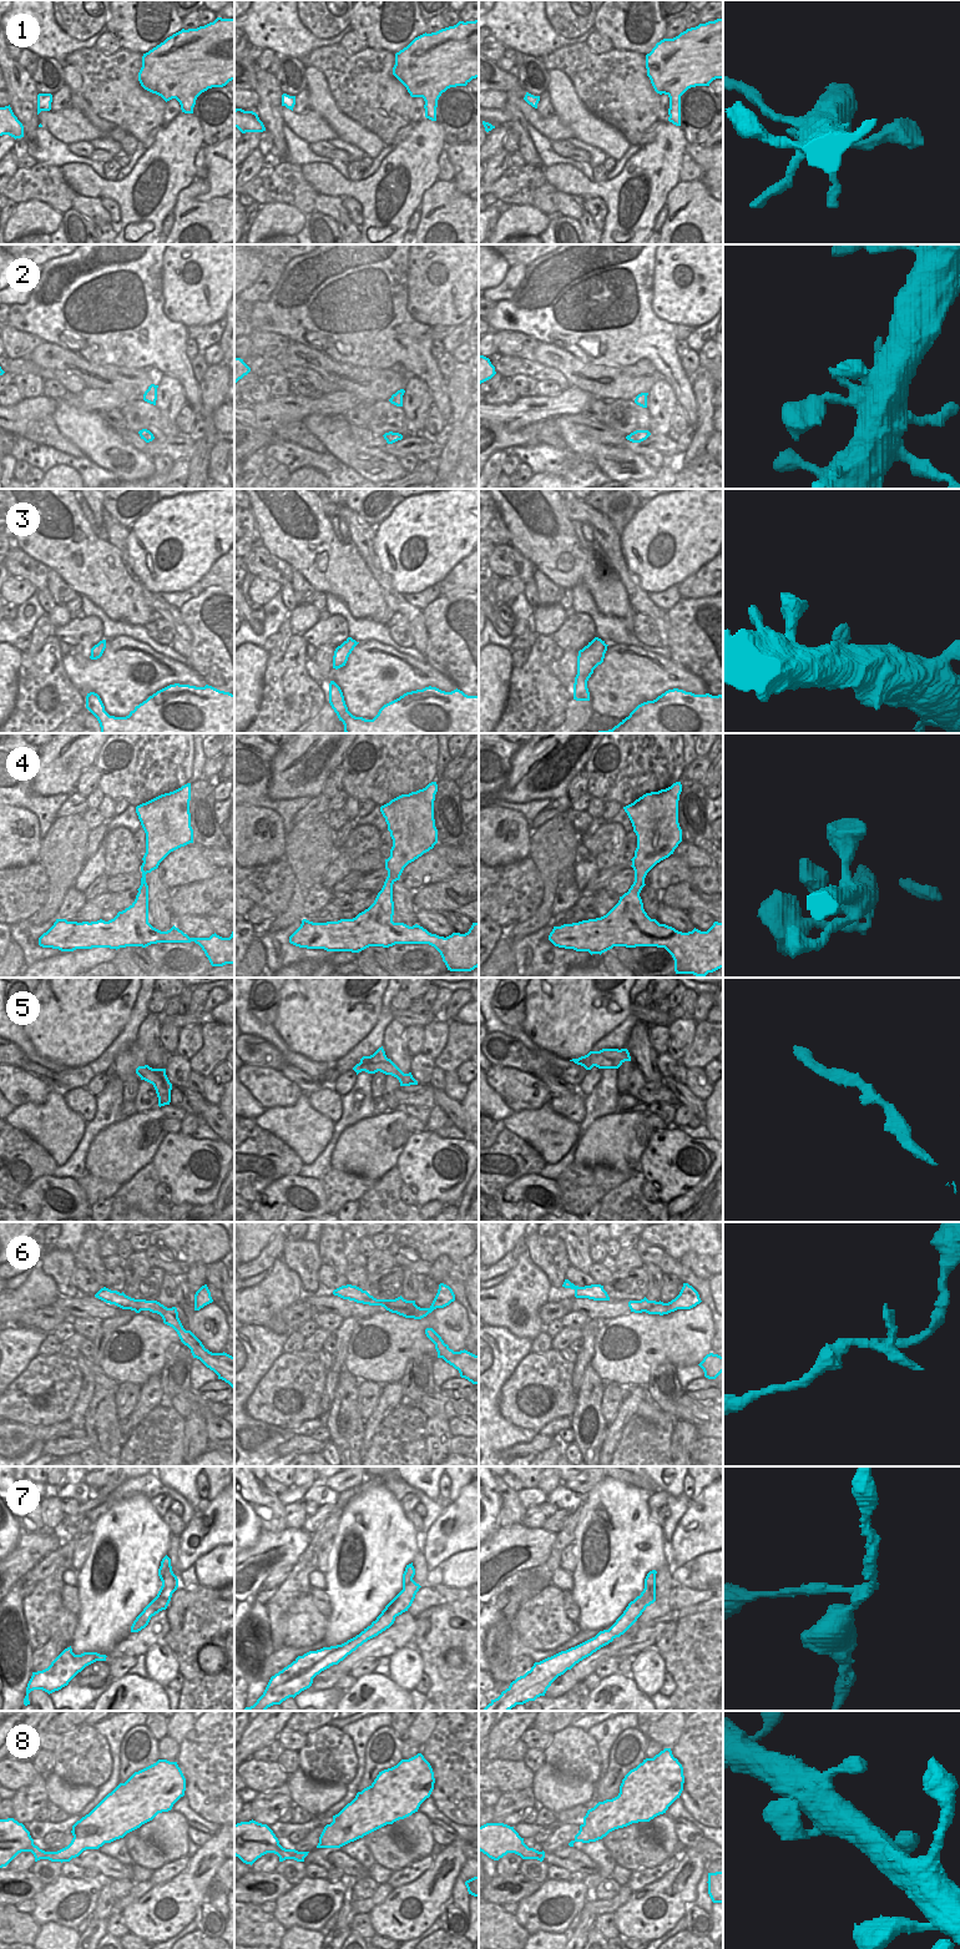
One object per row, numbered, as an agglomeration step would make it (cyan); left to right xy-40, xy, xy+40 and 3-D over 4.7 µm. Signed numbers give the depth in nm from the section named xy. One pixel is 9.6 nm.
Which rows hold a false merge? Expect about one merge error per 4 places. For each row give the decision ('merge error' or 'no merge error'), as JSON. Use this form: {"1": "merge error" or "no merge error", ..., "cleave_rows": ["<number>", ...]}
{"1": "no merge error", "2": "no merge error", "3": "merge error", "4": "no merge error", "5": "no merge error", "6": "merge error", "7": "merge error", "8": "no merge error", "cleave_rows": ["3", "6", "7"]}

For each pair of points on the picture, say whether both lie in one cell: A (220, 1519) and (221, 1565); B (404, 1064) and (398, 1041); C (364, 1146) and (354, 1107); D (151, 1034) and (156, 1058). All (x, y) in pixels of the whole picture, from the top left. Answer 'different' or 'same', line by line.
A: different
B: same
C: different
D: same

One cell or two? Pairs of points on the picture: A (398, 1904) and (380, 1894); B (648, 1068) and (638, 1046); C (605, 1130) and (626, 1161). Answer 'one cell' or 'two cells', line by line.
A: two cells
B: one cell
C: one cell

